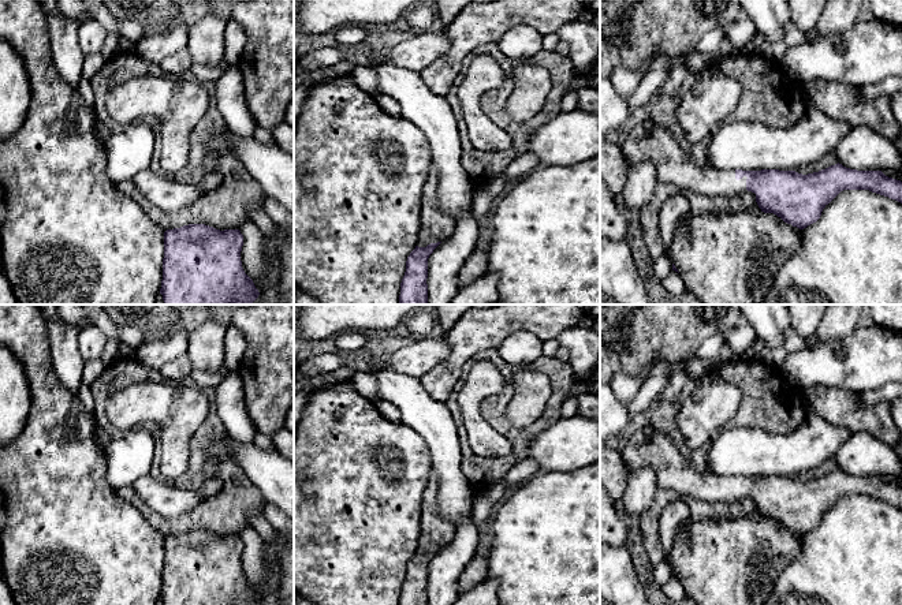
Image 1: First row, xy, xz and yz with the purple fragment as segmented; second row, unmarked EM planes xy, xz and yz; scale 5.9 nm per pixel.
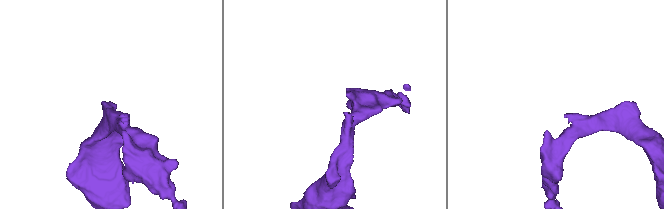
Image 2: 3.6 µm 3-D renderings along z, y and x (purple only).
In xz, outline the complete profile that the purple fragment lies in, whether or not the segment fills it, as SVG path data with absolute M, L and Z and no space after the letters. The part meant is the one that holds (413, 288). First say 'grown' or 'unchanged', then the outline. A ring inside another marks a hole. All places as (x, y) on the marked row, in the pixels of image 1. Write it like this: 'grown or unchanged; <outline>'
unchanged; M430 243L410 253L406 261L406 272L400 283L399 305L429 305L428 303L428 258L440 244Z

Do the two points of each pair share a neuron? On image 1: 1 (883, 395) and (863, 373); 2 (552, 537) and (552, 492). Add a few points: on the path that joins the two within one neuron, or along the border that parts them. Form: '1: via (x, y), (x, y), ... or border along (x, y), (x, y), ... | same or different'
1: border along (887, 383), (856, 394) | different
2: via (552, 526), (552, 503) | same

